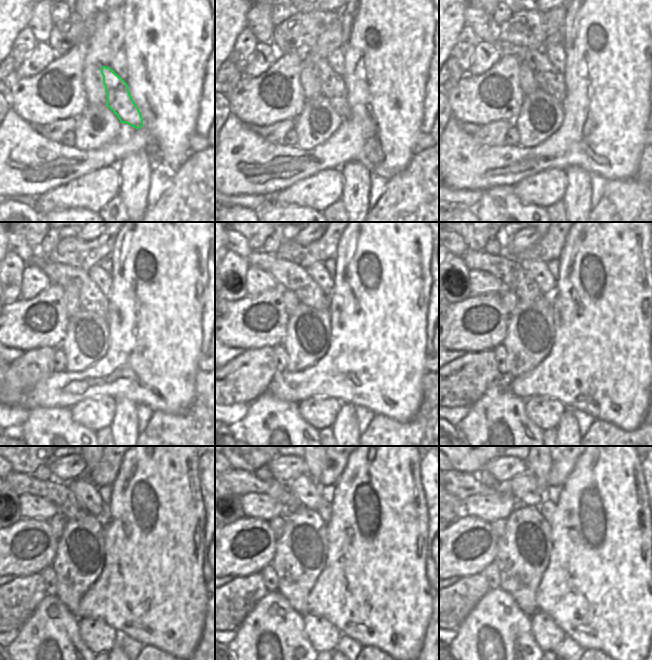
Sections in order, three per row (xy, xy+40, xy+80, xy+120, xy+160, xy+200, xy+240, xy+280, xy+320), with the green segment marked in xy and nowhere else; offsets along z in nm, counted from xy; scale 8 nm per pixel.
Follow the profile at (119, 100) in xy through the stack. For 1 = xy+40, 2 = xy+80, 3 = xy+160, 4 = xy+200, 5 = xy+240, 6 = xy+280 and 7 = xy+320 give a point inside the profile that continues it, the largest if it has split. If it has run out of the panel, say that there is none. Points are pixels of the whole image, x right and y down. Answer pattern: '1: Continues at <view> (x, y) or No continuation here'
1: Continues at xy+40 (333, 87)
2: Continues at xy+80 (549, 79)
3: Continues at xy+160 (288, 275)
4: Continues at xy+200 (511, 274)
5: Continues at xy+240 (57, 492)
6: Continues at xy+280 (240, 482)
7: Continues at xy+320 (461, 485)

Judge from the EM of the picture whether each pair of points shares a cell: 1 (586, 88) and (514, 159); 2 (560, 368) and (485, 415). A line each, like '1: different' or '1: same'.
1: same
2: different

